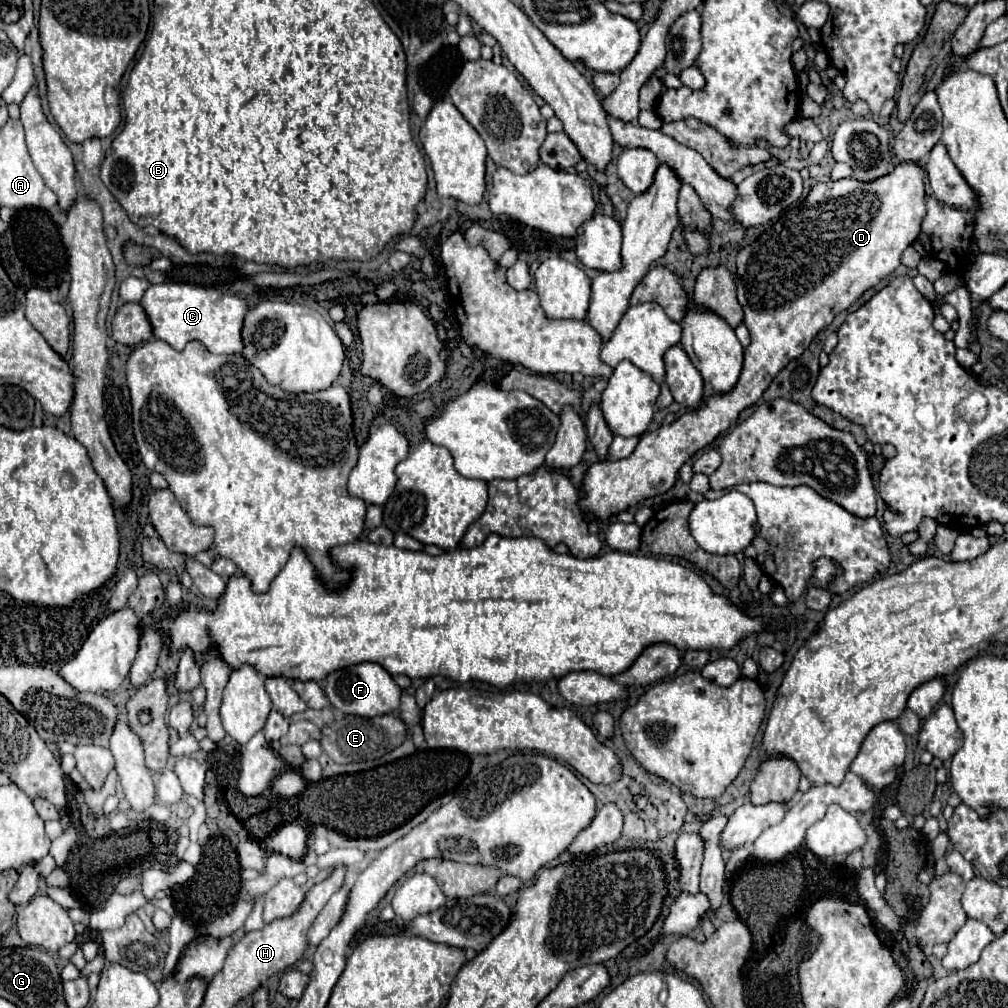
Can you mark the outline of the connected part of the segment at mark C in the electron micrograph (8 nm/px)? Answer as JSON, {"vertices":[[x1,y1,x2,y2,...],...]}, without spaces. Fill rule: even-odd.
{"vertices":[[127,278,121,284,121,300,123,302,143,302,143,308,153,326,153,334,159,340,169,342,175,350,183,350,189,340,201,340,209,352,213,354,233,354,243,350,243,318,249,310,247,300,230,292,215,287,195,286,195,284,179,284,165,282,153,284,147,278],[147,290,147,292,145,292],[145,294,145,296,143,296]]}

